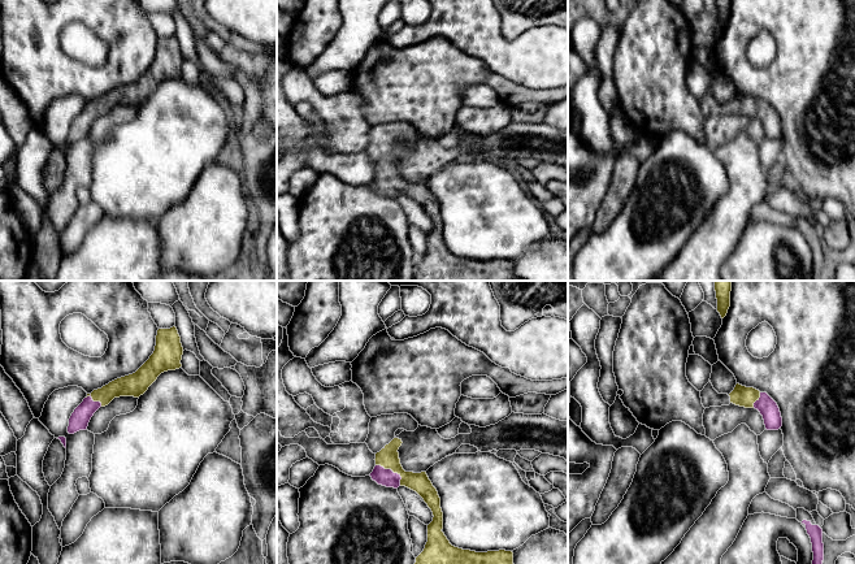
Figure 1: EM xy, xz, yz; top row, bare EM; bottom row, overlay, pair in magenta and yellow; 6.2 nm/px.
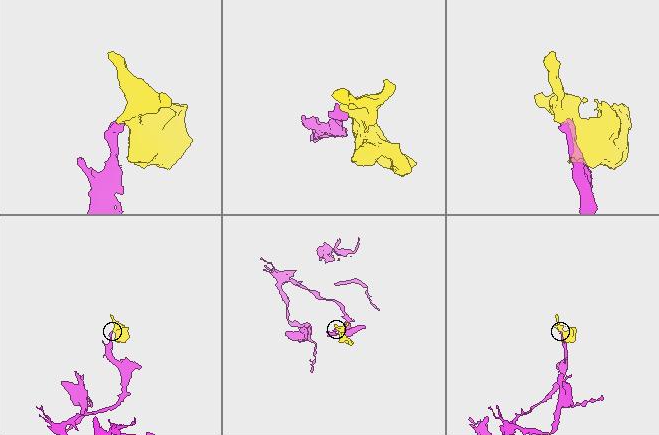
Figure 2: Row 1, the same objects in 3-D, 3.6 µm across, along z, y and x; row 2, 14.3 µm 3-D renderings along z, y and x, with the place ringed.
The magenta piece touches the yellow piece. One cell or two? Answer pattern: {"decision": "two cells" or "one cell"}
{"decision": "one cell"}

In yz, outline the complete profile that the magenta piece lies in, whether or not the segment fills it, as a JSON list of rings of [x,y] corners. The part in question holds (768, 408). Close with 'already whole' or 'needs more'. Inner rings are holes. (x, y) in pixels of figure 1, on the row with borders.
[[[737,383],[729,396],[730,403],[735,405],[758,409],[767,430],[778,430],[782,426],[780,408],[767,392]]]; needs more

